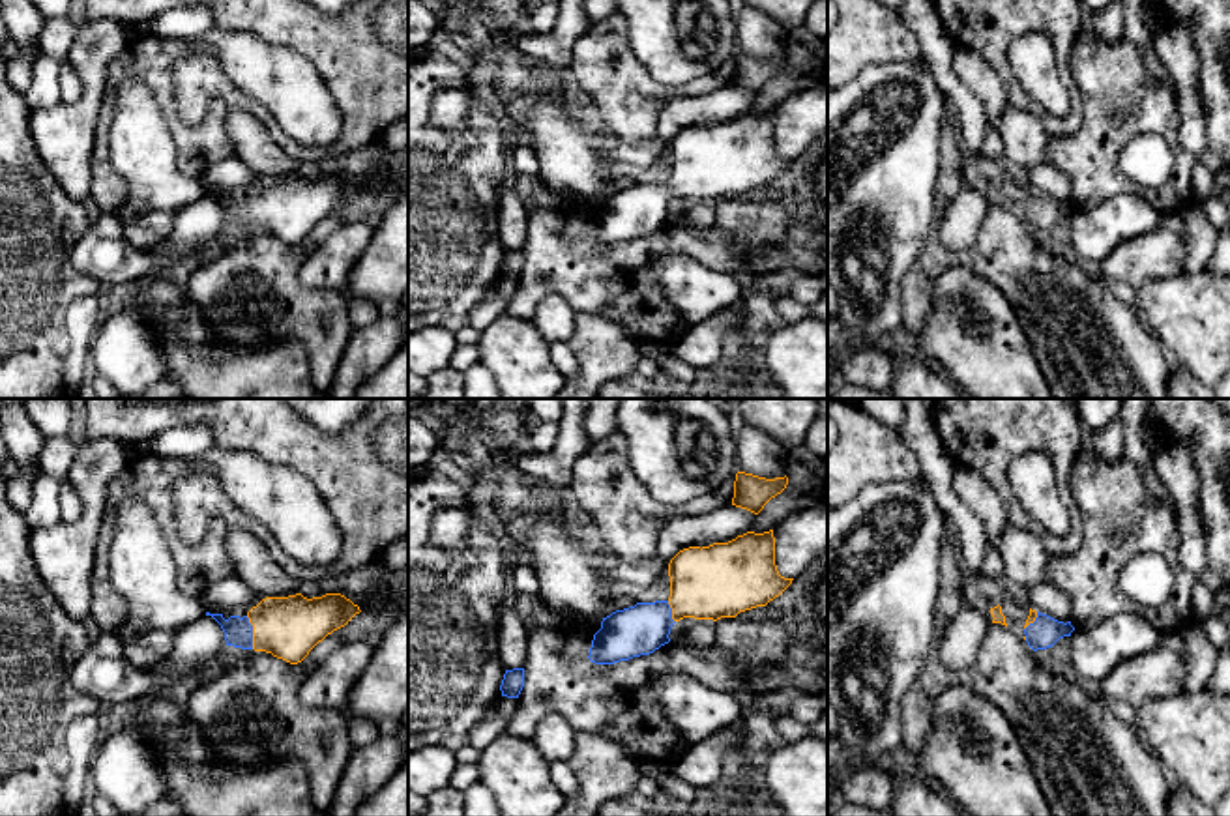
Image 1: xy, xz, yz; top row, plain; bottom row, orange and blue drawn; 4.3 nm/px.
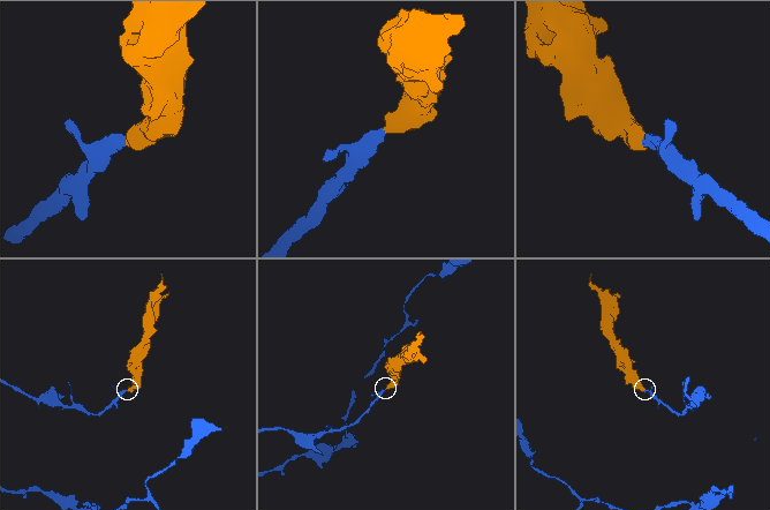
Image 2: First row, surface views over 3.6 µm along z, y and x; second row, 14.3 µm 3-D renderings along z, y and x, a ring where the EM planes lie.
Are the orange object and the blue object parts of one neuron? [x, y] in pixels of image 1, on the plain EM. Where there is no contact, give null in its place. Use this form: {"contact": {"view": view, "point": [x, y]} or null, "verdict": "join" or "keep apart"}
{"contact": {"view": "xy", "point": [253, 214]}, "verdict": "join"}

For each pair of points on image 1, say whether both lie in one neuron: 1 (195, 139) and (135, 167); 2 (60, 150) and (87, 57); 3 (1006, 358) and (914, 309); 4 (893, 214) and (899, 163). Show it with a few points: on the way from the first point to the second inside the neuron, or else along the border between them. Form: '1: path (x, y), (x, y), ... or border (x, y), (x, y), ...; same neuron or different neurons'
1: border (158, 107), (175, 143), (175, 165), (197, 174); different neurons
2: path (70, 128), (90, 102), (90, 79); same neuron
3: border (938, 274), (925, 324), (907, 339); different neurons
4: path (893, 201), (893, 176); same neuron

